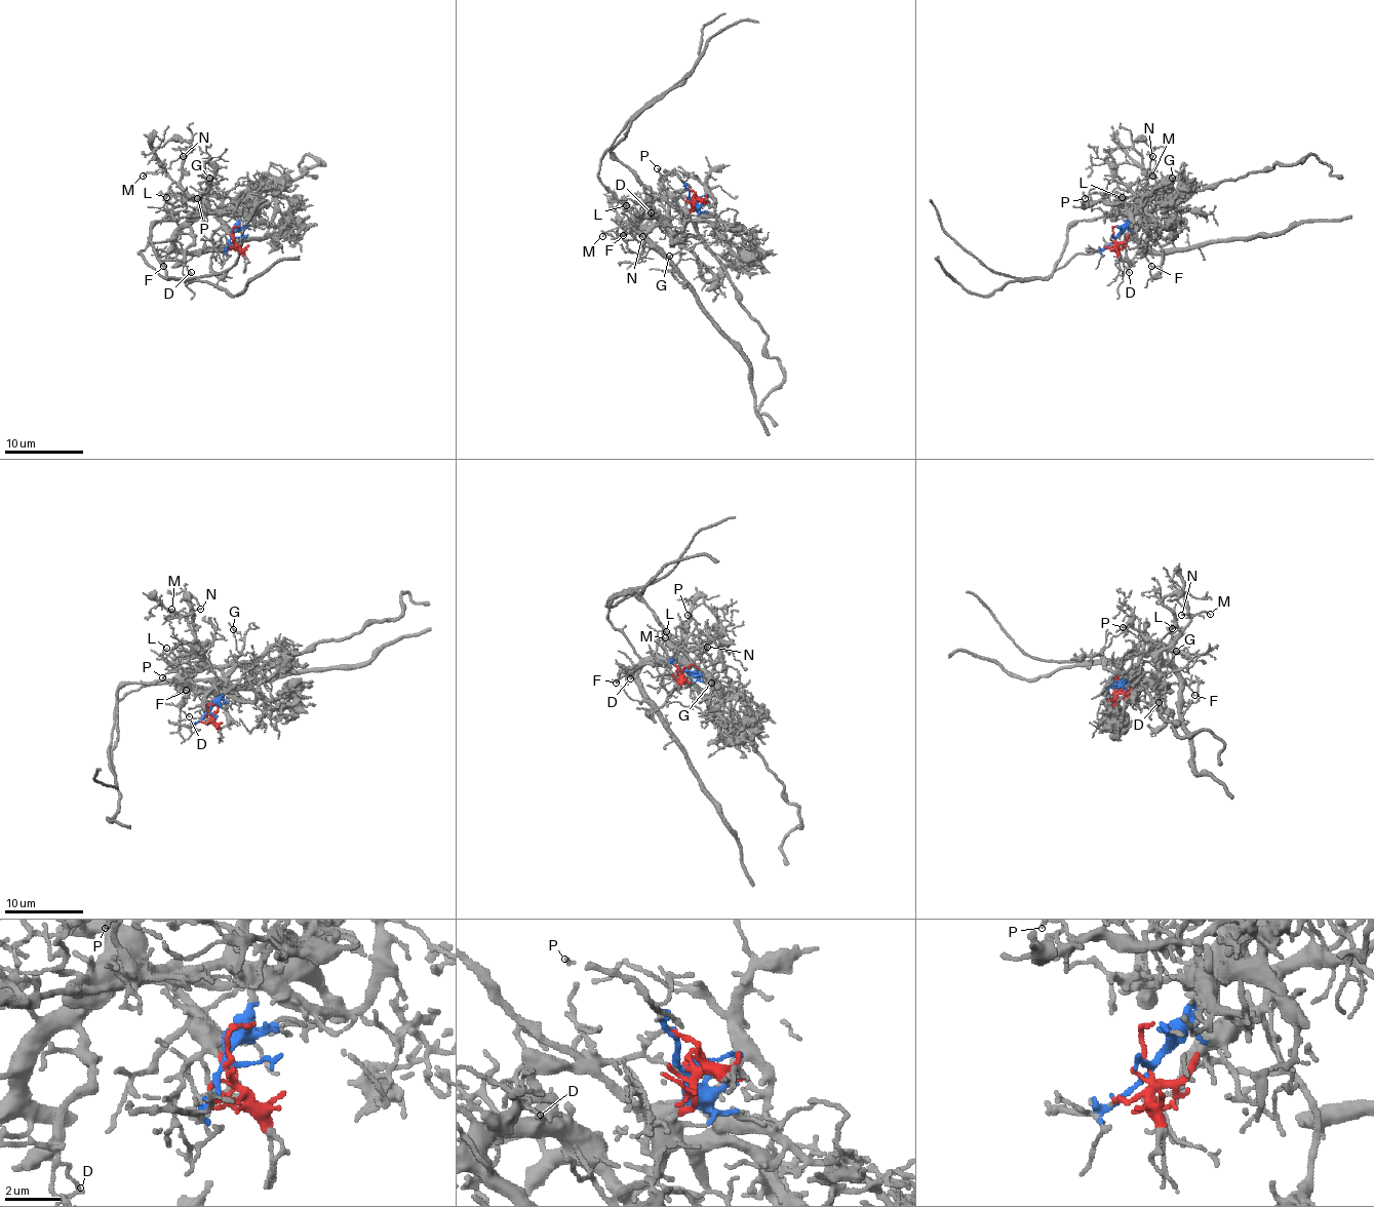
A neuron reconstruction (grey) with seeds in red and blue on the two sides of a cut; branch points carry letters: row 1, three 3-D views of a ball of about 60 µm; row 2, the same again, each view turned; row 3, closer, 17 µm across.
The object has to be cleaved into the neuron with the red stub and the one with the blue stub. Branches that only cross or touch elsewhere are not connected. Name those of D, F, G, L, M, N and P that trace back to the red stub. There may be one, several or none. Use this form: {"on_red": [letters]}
{"on_red": ["D", "F", "G", "L", "M", "N", "P"]}

